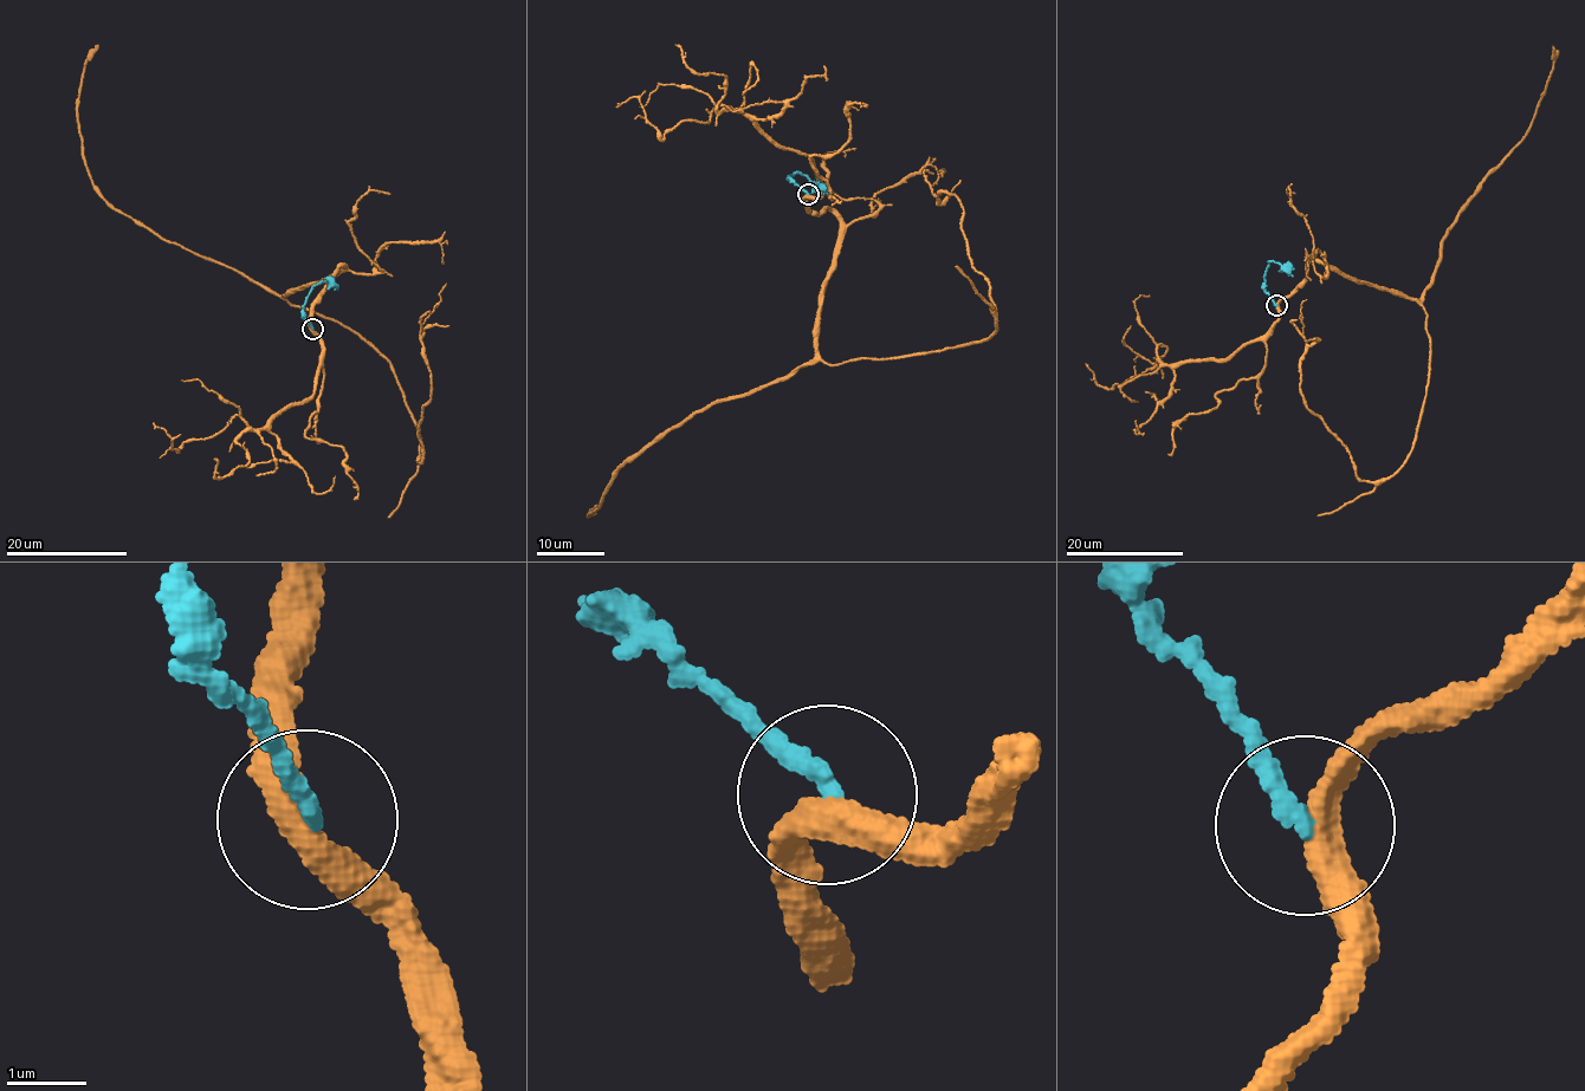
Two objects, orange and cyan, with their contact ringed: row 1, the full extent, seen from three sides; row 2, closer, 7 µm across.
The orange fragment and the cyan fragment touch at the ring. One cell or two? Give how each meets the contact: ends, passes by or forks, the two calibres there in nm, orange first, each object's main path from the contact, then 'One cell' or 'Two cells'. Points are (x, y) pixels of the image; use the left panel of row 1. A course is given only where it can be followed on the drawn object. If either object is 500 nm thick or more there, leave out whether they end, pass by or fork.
At the ring orange passes by. At the ring cyan ends. Thickness 360 nm (orange) against 240 nm. Course of orange: (312, 329), (318, 294), (343, 266), (285, 294), (387, 361), (421, 462), (429, 369), (421, 324), (446, 283). Course of cyan: (312, 329), (304, 317), (303, 304), (309, 293), (324, 280), (338, 290). Two cells

